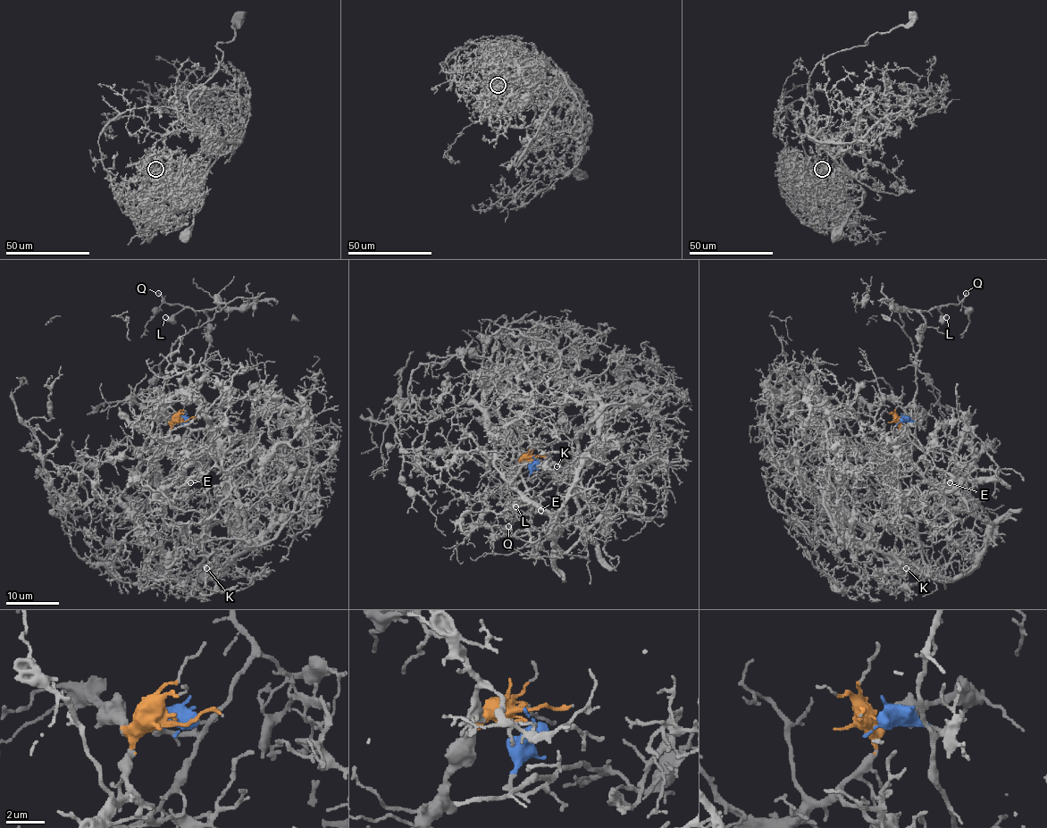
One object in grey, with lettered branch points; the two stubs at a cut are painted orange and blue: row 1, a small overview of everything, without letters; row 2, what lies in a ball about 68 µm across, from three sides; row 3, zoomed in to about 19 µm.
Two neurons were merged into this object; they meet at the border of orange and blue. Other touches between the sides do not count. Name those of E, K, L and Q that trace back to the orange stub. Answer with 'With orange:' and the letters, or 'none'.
With orange: E, K

